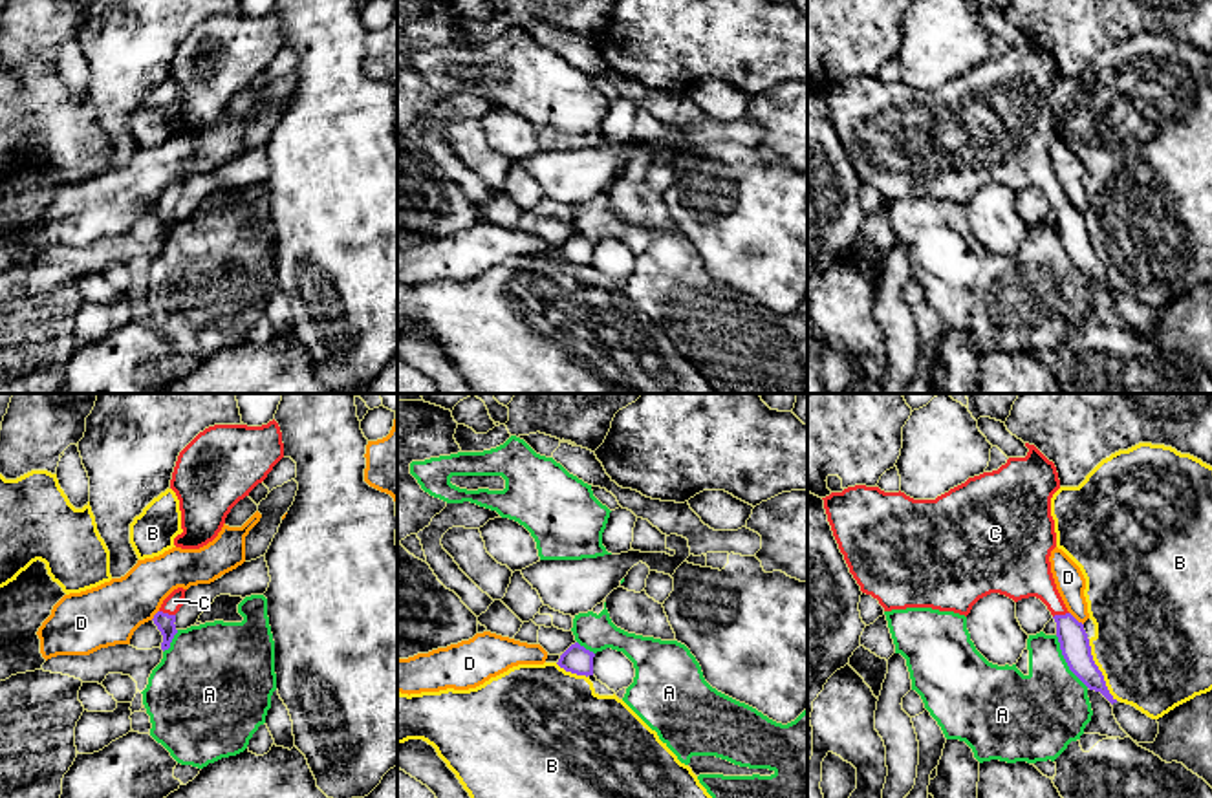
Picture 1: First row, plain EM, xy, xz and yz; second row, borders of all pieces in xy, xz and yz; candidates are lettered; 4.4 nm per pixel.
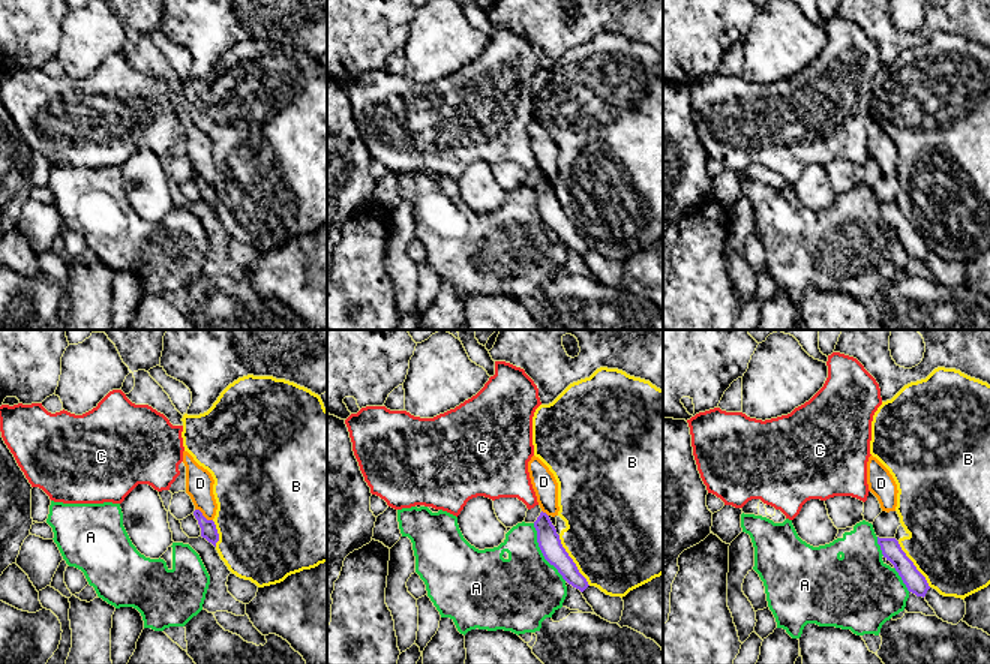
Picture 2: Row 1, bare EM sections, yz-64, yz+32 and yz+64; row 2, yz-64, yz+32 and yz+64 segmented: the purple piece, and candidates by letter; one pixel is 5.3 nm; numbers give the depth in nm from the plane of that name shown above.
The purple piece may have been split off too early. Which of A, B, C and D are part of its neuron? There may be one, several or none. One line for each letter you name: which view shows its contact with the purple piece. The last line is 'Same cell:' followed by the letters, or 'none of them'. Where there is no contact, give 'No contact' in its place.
C: Touches purple in xy
Same cell: C

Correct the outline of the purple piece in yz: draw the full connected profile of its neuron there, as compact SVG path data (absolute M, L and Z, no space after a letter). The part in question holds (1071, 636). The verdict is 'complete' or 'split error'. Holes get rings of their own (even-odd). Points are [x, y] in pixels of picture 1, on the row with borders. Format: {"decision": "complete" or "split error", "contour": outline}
{"decision": "split error", "contour": "M1034 445L1025 447L1025 458L1009 458L998 470L969 478L936 500L866 485L831 492L822 498L828 522L860 591L877 598L884 611L932 608L967 617L990 593L1014 602L1040 598L1056 622L1069 670L1113 705L1117 699L1093 661L1084 624L1067 611L1051 573L1049 556L1056 547L1051 498L1060 489L1056 467Z"}

